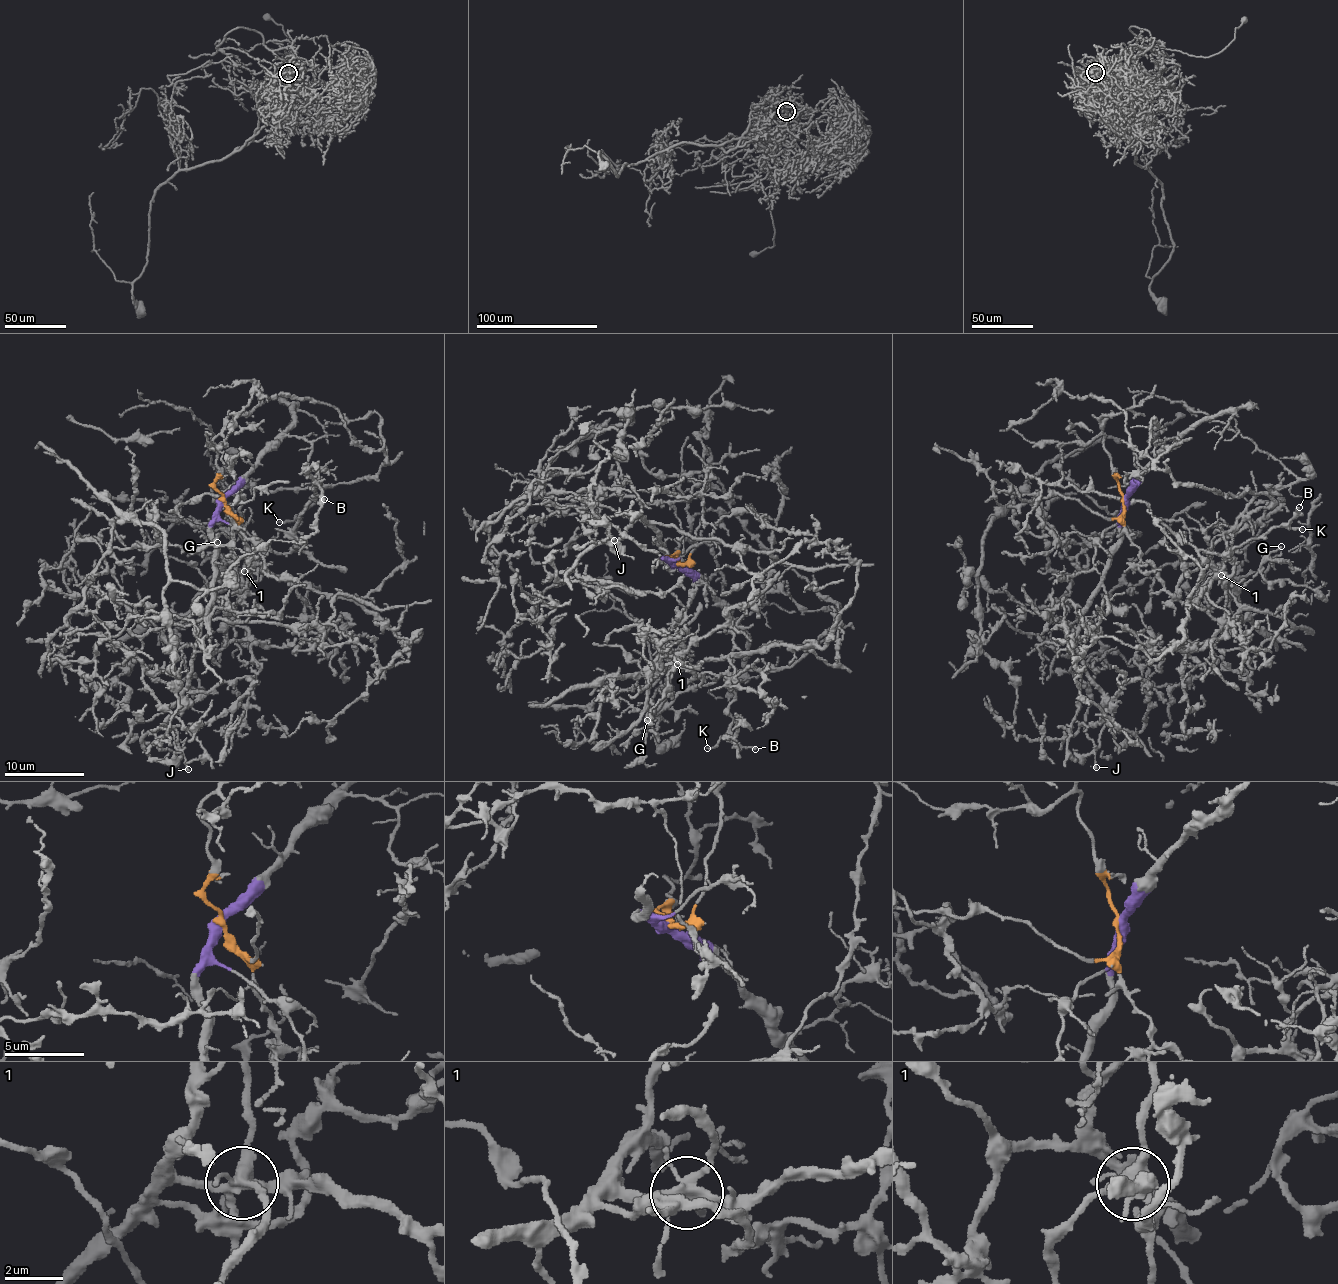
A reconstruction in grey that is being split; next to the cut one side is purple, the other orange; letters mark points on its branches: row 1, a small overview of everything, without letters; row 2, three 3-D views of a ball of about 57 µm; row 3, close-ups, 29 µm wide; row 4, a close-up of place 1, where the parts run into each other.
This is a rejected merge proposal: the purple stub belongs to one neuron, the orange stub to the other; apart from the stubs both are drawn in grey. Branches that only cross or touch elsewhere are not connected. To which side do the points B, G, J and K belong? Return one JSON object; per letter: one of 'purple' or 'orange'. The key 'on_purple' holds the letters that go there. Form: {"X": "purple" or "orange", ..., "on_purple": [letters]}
{"B": "orange", "G": "orange", "J": "purple", "K": "orange", "on_purple": ["J"]}

